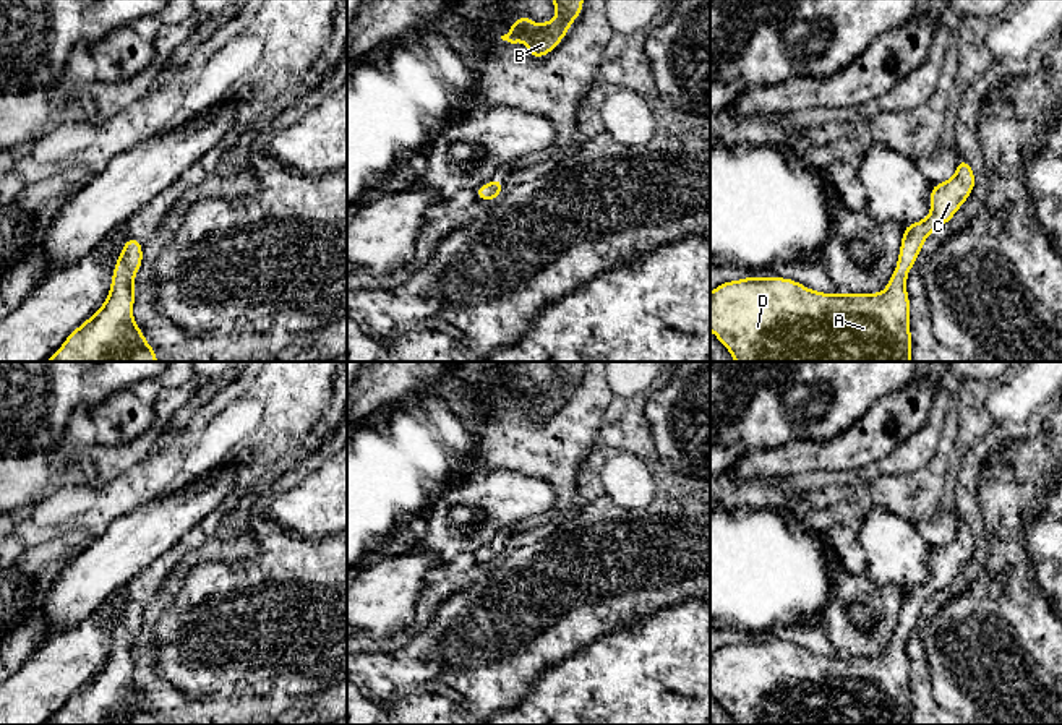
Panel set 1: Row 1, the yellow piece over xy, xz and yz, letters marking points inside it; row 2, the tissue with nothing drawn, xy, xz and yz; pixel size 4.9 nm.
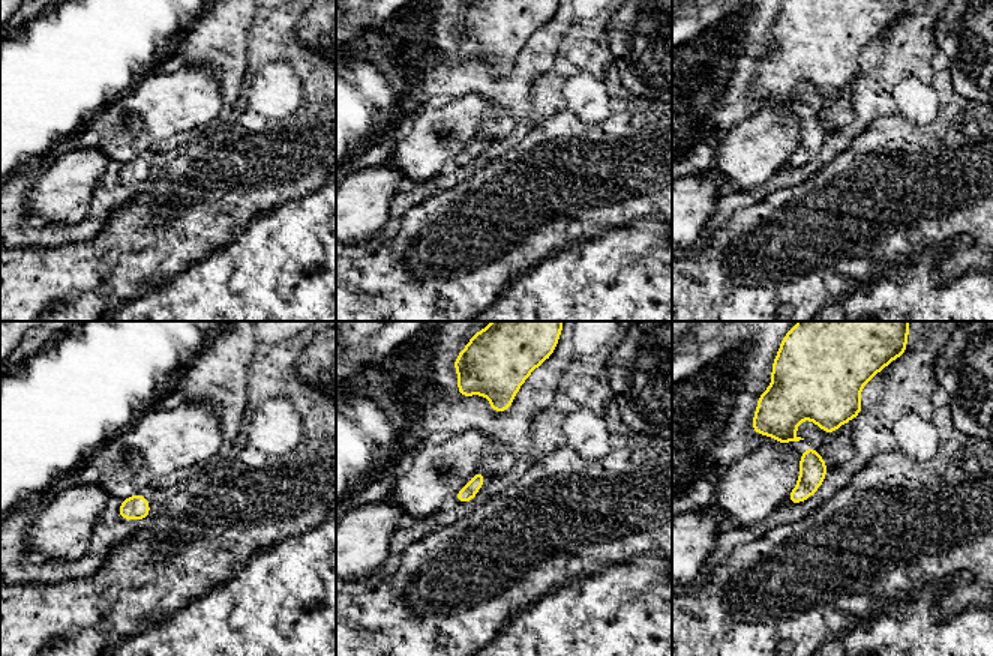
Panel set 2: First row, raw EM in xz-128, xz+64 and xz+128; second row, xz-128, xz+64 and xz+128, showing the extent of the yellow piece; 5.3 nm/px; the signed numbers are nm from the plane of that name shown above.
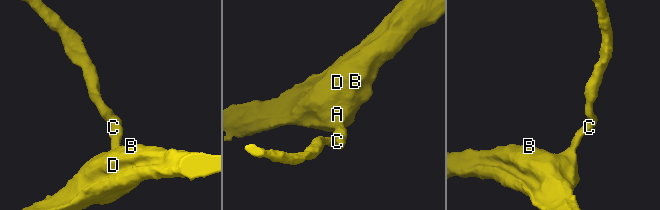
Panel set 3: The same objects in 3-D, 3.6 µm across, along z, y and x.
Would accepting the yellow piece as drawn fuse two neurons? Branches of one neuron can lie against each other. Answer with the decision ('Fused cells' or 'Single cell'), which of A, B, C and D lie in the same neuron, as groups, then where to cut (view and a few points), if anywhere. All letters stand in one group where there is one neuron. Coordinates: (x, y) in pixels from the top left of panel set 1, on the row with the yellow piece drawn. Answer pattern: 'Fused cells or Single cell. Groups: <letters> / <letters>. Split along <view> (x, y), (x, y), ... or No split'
Single cell. Groups: A B C D. No split

